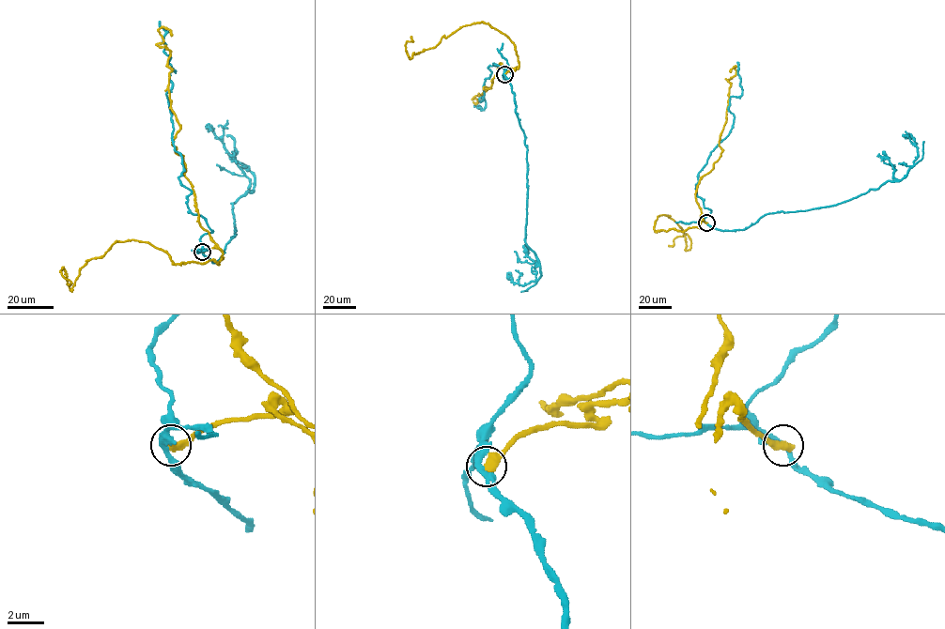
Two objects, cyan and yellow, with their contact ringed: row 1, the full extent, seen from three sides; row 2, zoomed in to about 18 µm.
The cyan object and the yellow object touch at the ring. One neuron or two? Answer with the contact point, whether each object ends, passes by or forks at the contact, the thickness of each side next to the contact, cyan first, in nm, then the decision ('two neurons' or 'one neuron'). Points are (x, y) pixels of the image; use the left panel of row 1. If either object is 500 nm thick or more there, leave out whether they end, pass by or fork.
at (202, 252); 300 nm thick on the cyan side, 600 nm on the other; two neurons

